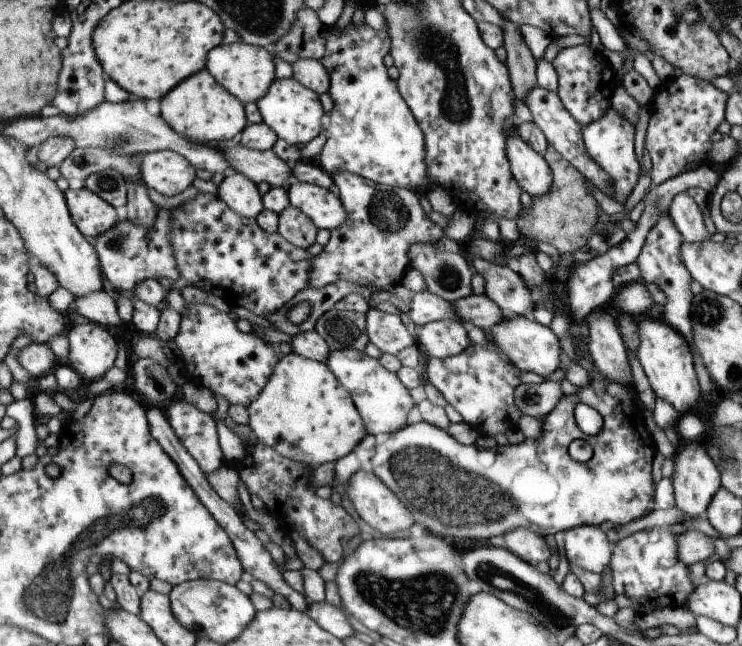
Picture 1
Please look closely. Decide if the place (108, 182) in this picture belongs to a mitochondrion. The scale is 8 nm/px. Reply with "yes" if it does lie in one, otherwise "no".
yes

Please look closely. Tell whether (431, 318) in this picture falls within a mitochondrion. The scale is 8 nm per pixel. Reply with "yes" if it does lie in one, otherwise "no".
no

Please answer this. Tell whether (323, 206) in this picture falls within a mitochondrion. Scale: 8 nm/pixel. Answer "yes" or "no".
no

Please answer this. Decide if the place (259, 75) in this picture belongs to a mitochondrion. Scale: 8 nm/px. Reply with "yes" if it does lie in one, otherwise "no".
no

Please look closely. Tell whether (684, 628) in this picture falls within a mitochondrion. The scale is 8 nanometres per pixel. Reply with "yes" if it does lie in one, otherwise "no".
no

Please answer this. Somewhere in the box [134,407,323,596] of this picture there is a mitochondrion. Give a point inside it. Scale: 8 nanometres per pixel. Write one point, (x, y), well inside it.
(267, 490)

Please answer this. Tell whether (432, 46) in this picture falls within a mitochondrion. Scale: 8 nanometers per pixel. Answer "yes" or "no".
yes

